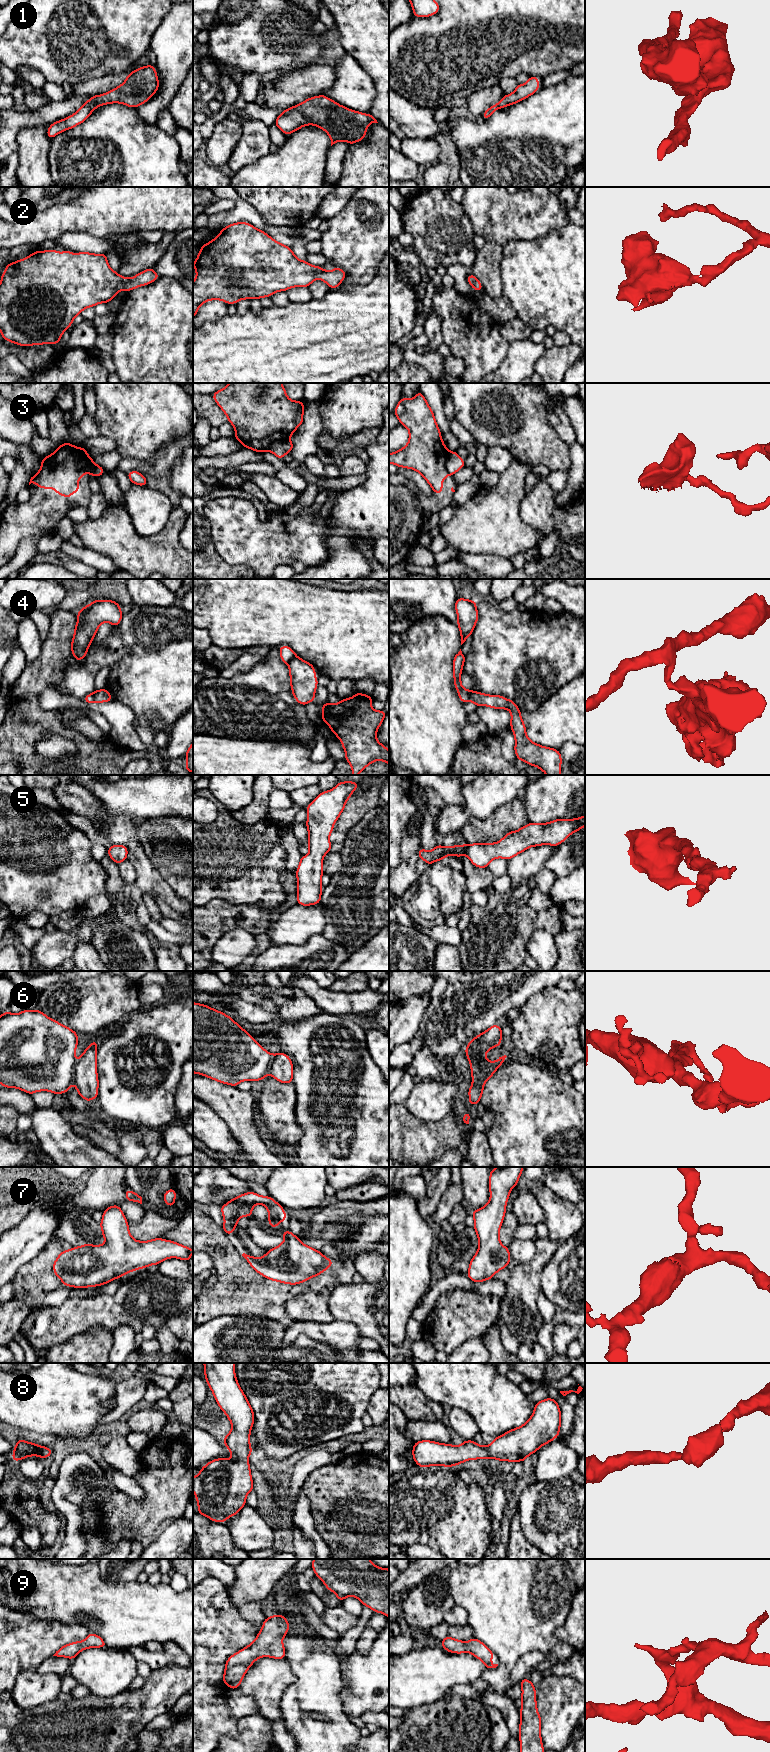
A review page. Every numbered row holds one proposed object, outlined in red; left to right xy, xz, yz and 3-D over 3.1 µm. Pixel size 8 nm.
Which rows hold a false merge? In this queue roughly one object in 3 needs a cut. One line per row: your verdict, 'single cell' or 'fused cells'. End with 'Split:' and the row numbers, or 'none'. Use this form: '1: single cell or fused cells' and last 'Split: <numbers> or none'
1: single cell
2: single cell
3: fused cells
4: fused cells
5: single cell
6: fused cells
7: single cell
8: single cell
9: single cell
Split: 3, 4, 6

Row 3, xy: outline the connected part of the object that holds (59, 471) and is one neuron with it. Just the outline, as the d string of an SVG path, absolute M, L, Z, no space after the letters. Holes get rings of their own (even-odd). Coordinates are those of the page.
M69 442L61 444L53 454L42 458L41 468L31 477L29 485L34 483L43 489L54 489L70 499L72 493L80 491L77 482L87 473L78 467L82 460L91 460L85 447L76 447Z

